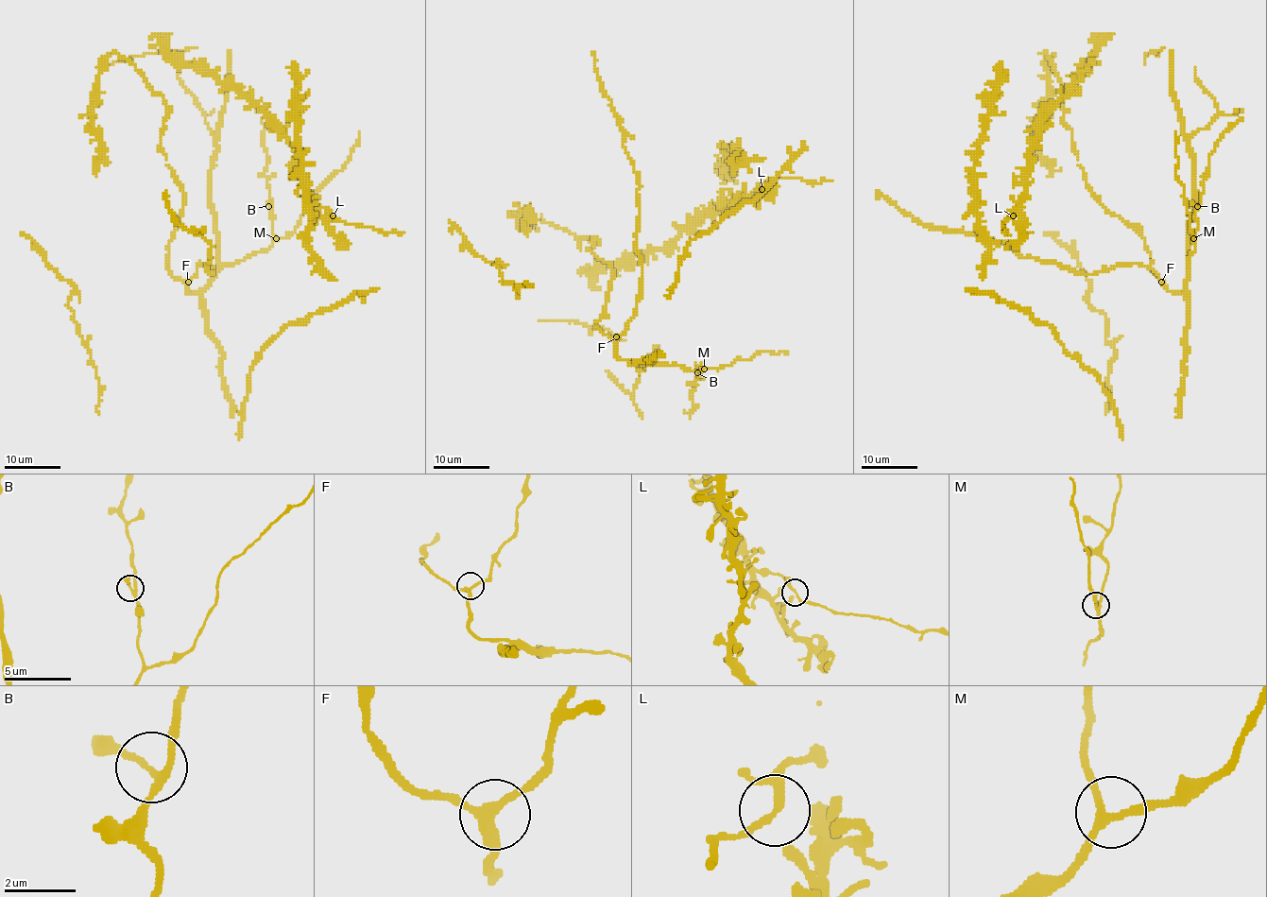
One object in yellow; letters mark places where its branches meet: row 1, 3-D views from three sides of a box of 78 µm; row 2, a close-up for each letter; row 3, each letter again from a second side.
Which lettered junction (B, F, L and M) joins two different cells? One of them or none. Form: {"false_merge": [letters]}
{"false_merge": ["L"]}

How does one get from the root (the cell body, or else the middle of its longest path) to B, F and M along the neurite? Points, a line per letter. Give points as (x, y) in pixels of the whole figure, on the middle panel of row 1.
B: (581, 240), (594, 237), (589, 249), (613, 272), (596, 327), (616, 341), (616, 354), (702, 370), (697, 373)
F: (581, 240), (594, 237), (589, 249), (612, 268), (607, 301), (596, 327), (610, 338), (616, 336)
M: (581, 240), (594, 237), (589, 249), (613, 272), (596, 327), (616, 341), (616, 354), (704, 369)

